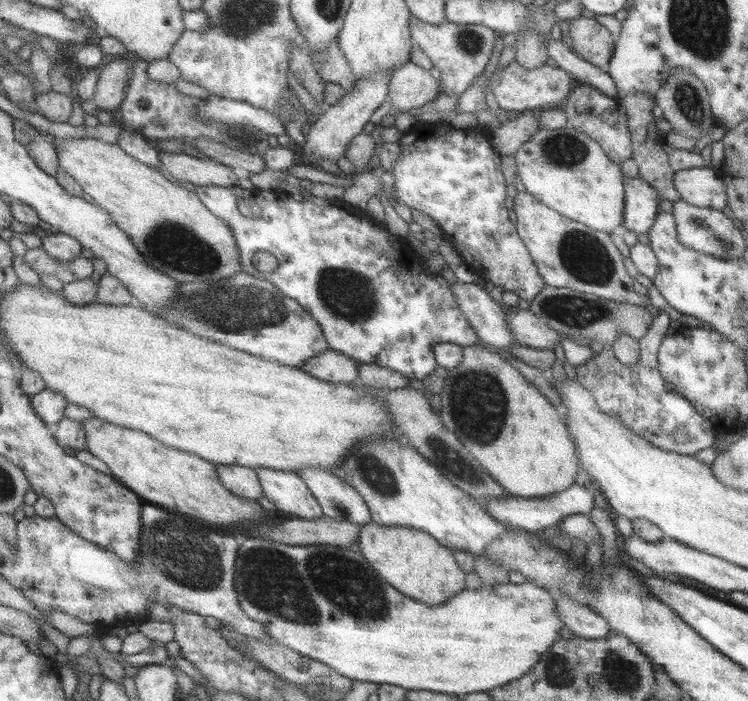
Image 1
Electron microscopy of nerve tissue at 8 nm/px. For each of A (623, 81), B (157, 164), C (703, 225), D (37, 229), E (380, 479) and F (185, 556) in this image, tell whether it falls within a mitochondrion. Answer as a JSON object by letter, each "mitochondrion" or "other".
{"A":"other","B":"other","C":"mitochondrion","D":"other","E":"mitochondrion","F":"mitochondrion"}

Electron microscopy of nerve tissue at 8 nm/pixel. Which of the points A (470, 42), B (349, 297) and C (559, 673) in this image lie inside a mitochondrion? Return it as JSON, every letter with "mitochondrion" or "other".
{"A":"mitochondrion","B":"mitochondrion","C":"mitochondrion"}

